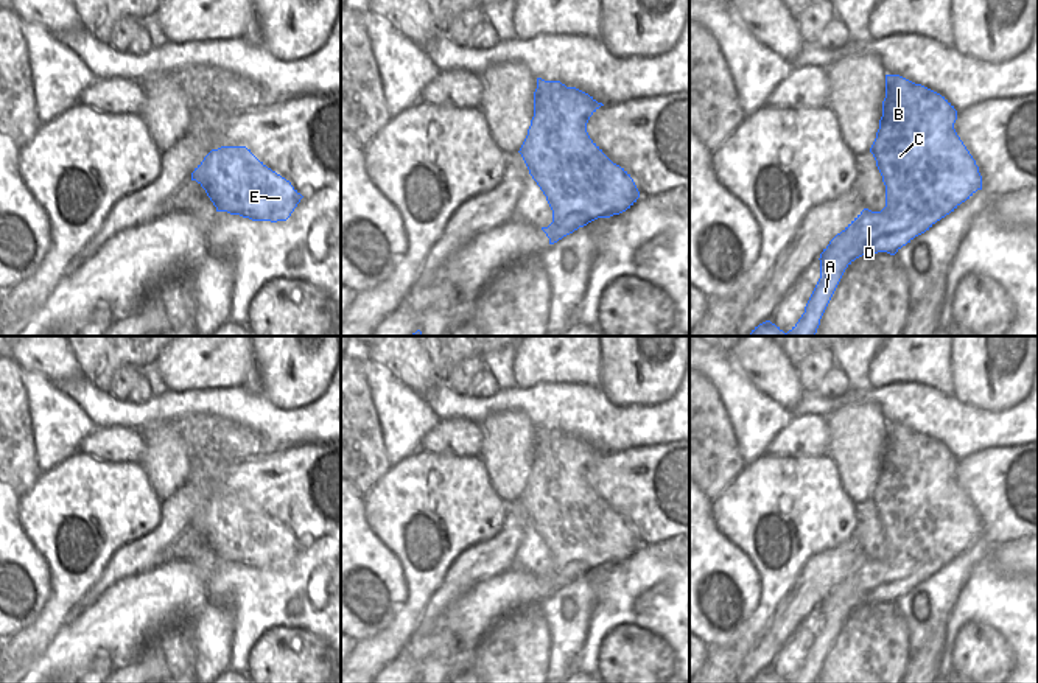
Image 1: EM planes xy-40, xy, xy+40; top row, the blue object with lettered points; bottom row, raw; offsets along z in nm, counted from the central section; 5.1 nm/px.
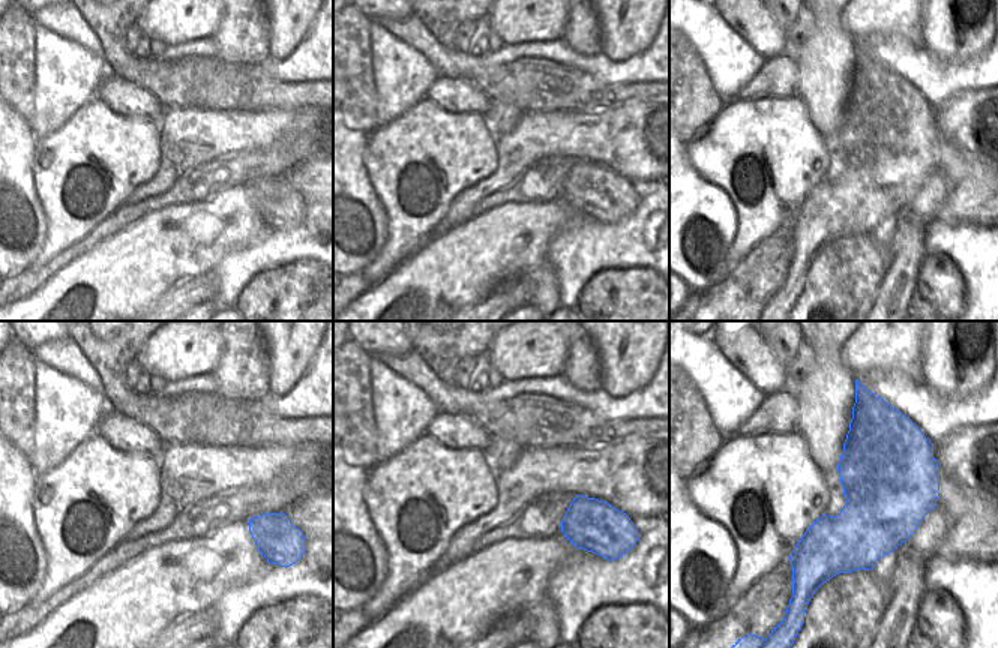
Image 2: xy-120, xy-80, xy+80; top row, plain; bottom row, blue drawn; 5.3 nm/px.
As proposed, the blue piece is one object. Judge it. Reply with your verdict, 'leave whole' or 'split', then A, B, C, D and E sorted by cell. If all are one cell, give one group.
split; A D E / B C

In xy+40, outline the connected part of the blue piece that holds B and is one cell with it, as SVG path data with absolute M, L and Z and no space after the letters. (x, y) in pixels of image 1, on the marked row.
M885 75L885 98L876 138L870 148L885 185L895 198L906 184L921 184L934 159L976 160L957 135L957 110L940 93L899 75Z

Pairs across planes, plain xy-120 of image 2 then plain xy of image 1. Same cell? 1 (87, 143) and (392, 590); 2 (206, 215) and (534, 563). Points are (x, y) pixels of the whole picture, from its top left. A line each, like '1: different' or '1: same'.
1: different
2: different

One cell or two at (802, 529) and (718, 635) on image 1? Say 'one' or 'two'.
two

